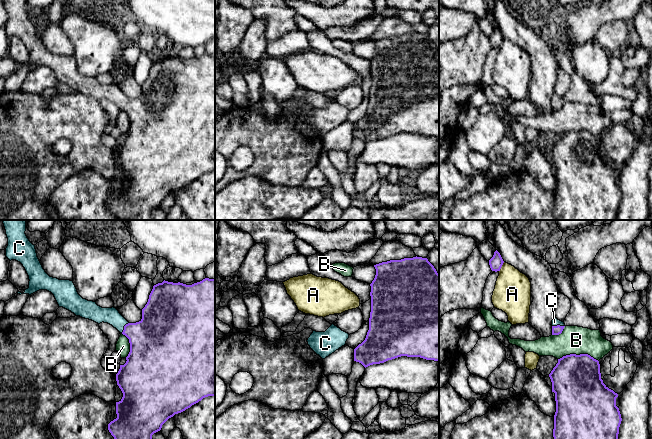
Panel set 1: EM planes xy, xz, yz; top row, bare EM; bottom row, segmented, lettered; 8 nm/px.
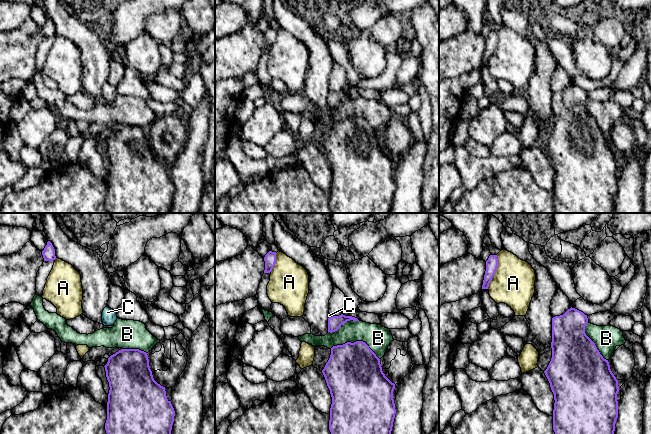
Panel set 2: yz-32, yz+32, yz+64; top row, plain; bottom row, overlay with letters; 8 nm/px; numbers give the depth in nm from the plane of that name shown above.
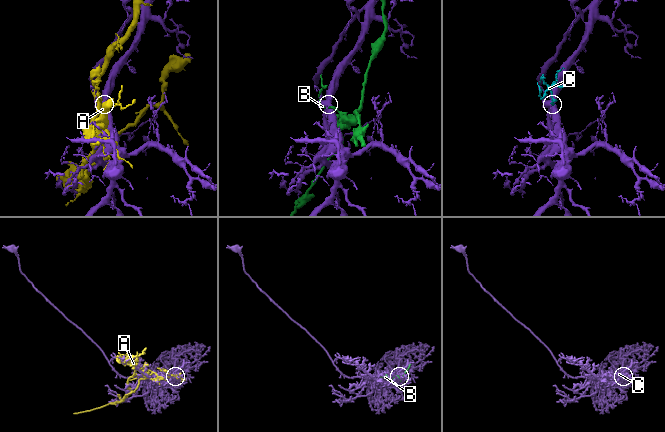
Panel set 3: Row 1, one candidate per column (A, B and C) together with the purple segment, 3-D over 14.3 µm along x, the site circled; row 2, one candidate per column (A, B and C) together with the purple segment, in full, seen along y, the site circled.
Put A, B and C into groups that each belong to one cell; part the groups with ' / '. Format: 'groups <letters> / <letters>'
groups A / B / C

